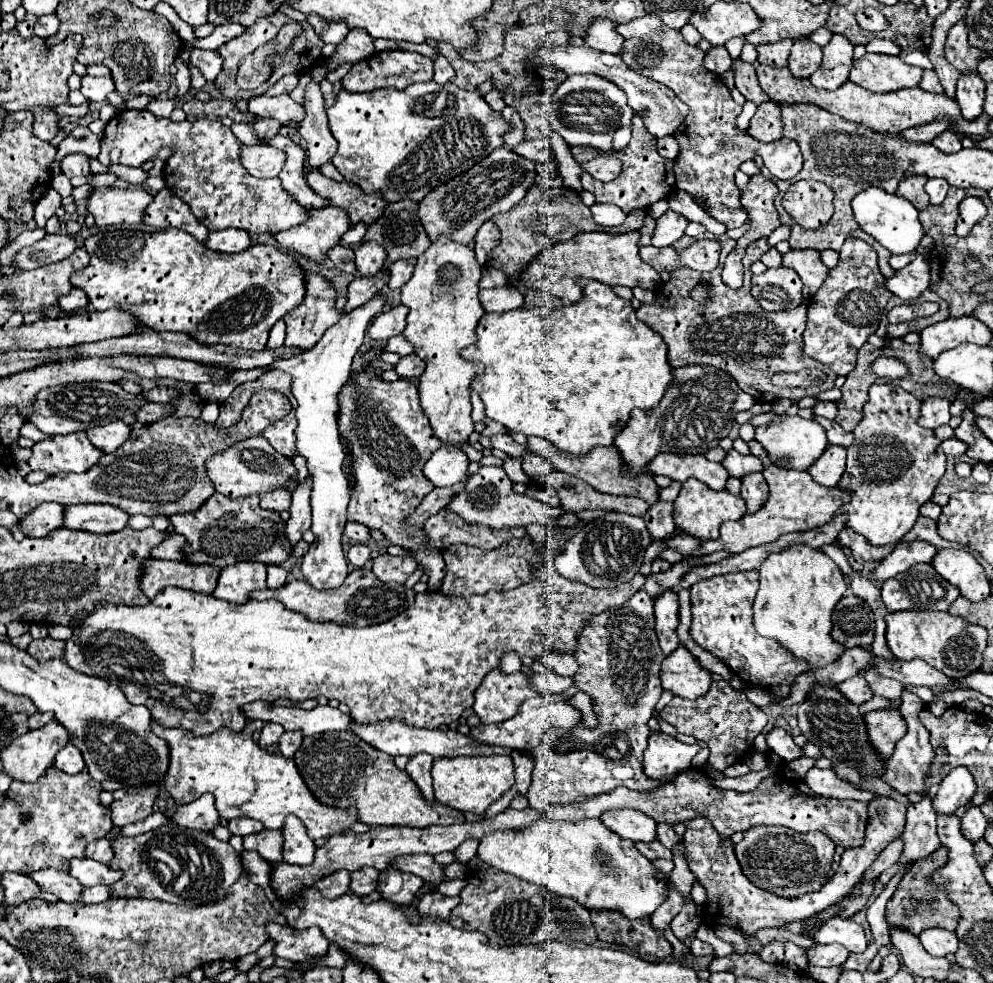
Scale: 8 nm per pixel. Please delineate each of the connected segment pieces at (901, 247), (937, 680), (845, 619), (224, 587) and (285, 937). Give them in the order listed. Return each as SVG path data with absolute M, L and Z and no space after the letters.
M868 187L862 193L854 195L854 199L852 199L852 211L854 211L856 223L866 233L870 233L874 239L878 239L878 243L884 245L894 255L912 253L916 249L916 245L920 243L920 239L924 237L922 225L918 221L916 207L908 199L904 199L904 197L896 195L896 193L882 191L880 187Z
M874 657L872 665L876 665L882 675L892 677L892 679L900 681L902 685L926 685L930 689L932 687L942 687L946 691L964 689L956 679L948 679L944 673L936 671L934 667L930 667L928 663L924 663L920 659L888 661L888 659Z
M842 597L832 615L832 637L846 649L854 645L868 647L874 639L874 615L860 597Z
M236 563L220 571L218 587L212 595L242 605L250 599L250 593L258 589L266 589L266 567L262 563Z
M268 923L266 931L268 937L278 943L274 949L276 957L284 957L290 961L318 961L328 953L330 943L318 927L298 931L290 925Z

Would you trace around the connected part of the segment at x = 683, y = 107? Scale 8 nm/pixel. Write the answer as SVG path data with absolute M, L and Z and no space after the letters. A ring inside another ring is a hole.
M568 45L568 47L542 47L538 57L532 59L532 63L536 63L536 65L540 63L540 65L546 65L546 67L552 67L552 69L564 69L568 75L572 75L572 73L594 73L594 75L600 75L600 77L616 83L626 93L628 105L632 107L632 111L642 115L648 133L656 139L672 135L676 131L676 127L680 127L680 123L684 121L684 117L688 113L688 105L682 103L666 85L660 85L654 79L648 79L648 77L636 73L634 69L630 69L622 61L620 55L600 53L600 51L590 49L590 47L574 47L574 45Z

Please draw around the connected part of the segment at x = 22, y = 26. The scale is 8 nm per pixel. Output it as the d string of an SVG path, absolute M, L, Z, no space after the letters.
M28 13L24 21L18 21L16 31L18 31L24 39L32 39L32 37L34 37L34 23L36 23L36 17Z

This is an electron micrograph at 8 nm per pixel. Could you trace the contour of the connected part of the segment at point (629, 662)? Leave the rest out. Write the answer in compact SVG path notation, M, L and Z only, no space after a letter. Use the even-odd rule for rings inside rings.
M640 589L628 603L618 607L616 611L604 611L592 617L592 623L582 631L580 645L576 649L576 661L580 663L578 675L574 675L576 687L592 697L594 713L598 715L598 729L584 729L582 723L572 731L548 731L544 741L532 751L534 757L534 771L532 771L532 785L526 793L530 807L546 809L550 805L572 803L584 799L588 795L608 793L614 787L622 785L636 791L654 789L656 781L644 775L642 755L648 747L648 719L652 717L654 705L662 695L660 683L660 665L664 661L664 653L658 643L658 635L654 629L654 599Z

